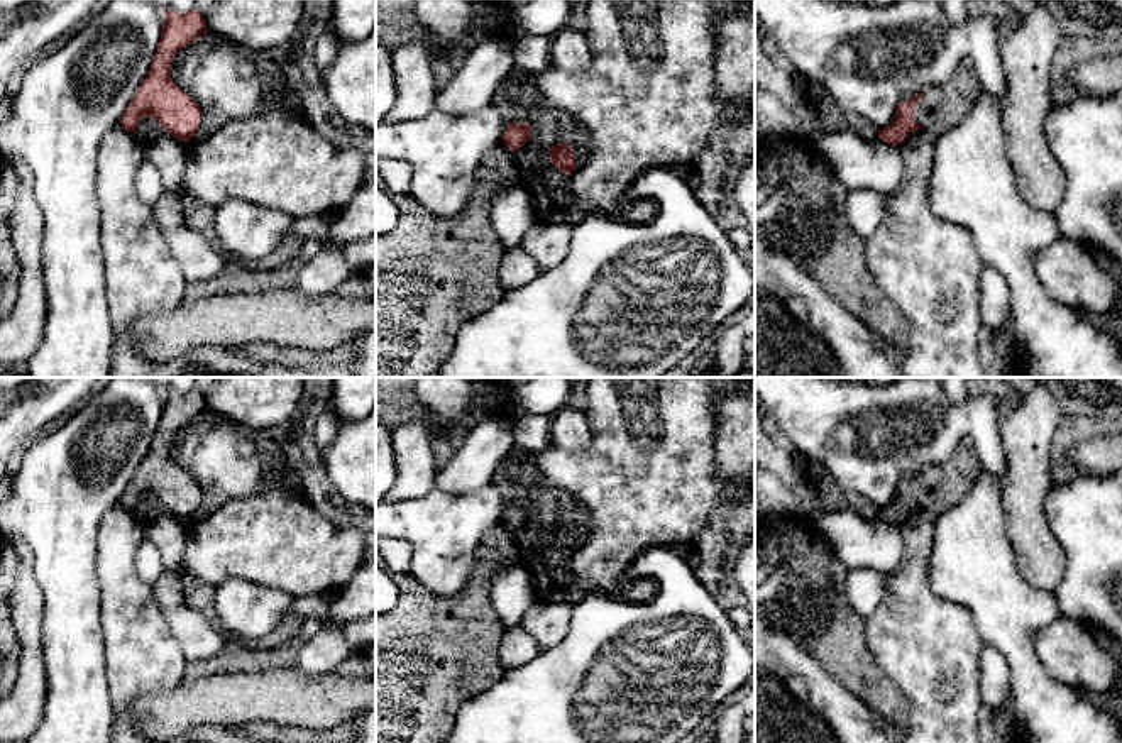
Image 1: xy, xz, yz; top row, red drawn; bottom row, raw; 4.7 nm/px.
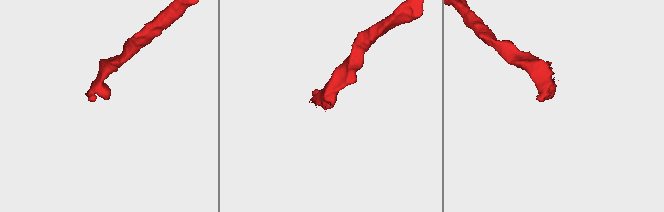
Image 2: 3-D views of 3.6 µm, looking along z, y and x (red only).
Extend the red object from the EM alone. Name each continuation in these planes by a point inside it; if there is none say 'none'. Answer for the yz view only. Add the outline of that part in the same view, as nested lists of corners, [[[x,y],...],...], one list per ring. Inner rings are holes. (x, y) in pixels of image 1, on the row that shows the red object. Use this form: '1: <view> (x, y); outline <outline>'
1: yz (941, 109); outline [[[966,59],[946,85],[926,91],[914,110],[916,122],[936,137],[943,135],[970,113],[982,93],[975,66]]]

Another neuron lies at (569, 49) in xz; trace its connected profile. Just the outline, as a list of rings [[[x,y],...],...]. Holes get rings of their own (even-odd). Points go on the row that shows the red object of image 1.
[[[567,27],[552,37],[550,66],[565,73],[580,73],[589,68],[591,61],[586,32]]]

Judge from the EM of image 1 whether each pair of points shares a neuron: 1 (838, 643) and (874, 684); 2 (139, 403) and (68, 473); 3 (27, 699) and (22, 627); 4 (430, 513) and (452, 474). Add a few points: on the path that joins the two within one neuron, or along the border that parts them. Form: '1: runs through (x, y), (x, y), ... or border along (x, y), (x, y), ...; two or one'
1: runs through (845, 654), (863, 674); one
2: runs through (119, 423), (90, 459), (88, 466); one
3: runs through (29, 681), (29, 645); one
4: border along (435, 486), (450, 493), (474, 493), (481, 489); two

